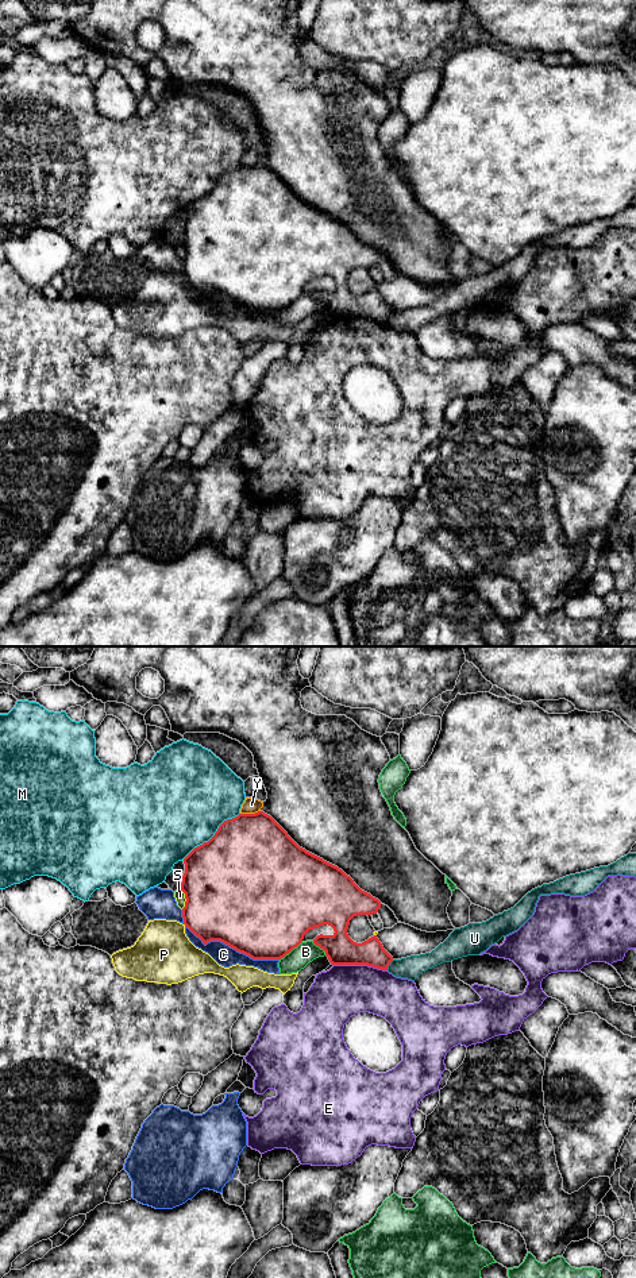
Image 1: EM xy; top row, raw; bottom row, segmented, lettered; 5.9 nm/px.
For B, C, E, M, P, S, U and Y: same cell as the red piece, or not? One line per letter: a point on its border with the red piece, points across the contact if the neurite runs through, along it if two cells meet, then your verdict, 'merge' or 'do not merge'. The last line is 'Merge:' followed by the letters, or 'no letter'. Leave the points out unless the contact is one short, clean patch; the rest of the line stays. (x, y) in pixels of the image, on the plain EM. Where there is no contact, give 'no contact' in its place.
B: contact xy (290, 302); do not merge
C: contact xy (224, 294); do not merge
E: contact xy (361, 316); do not merge
M: contact xy (214, 188); do not merge
P: no contact; do not merge
S: contact xy (185, 250); do not merge
U: contact xy (389, 316); border xy (393, 312), (386, 321); do not merge
Y: contact xy (250, 166); do not merge
Merge: no letter

